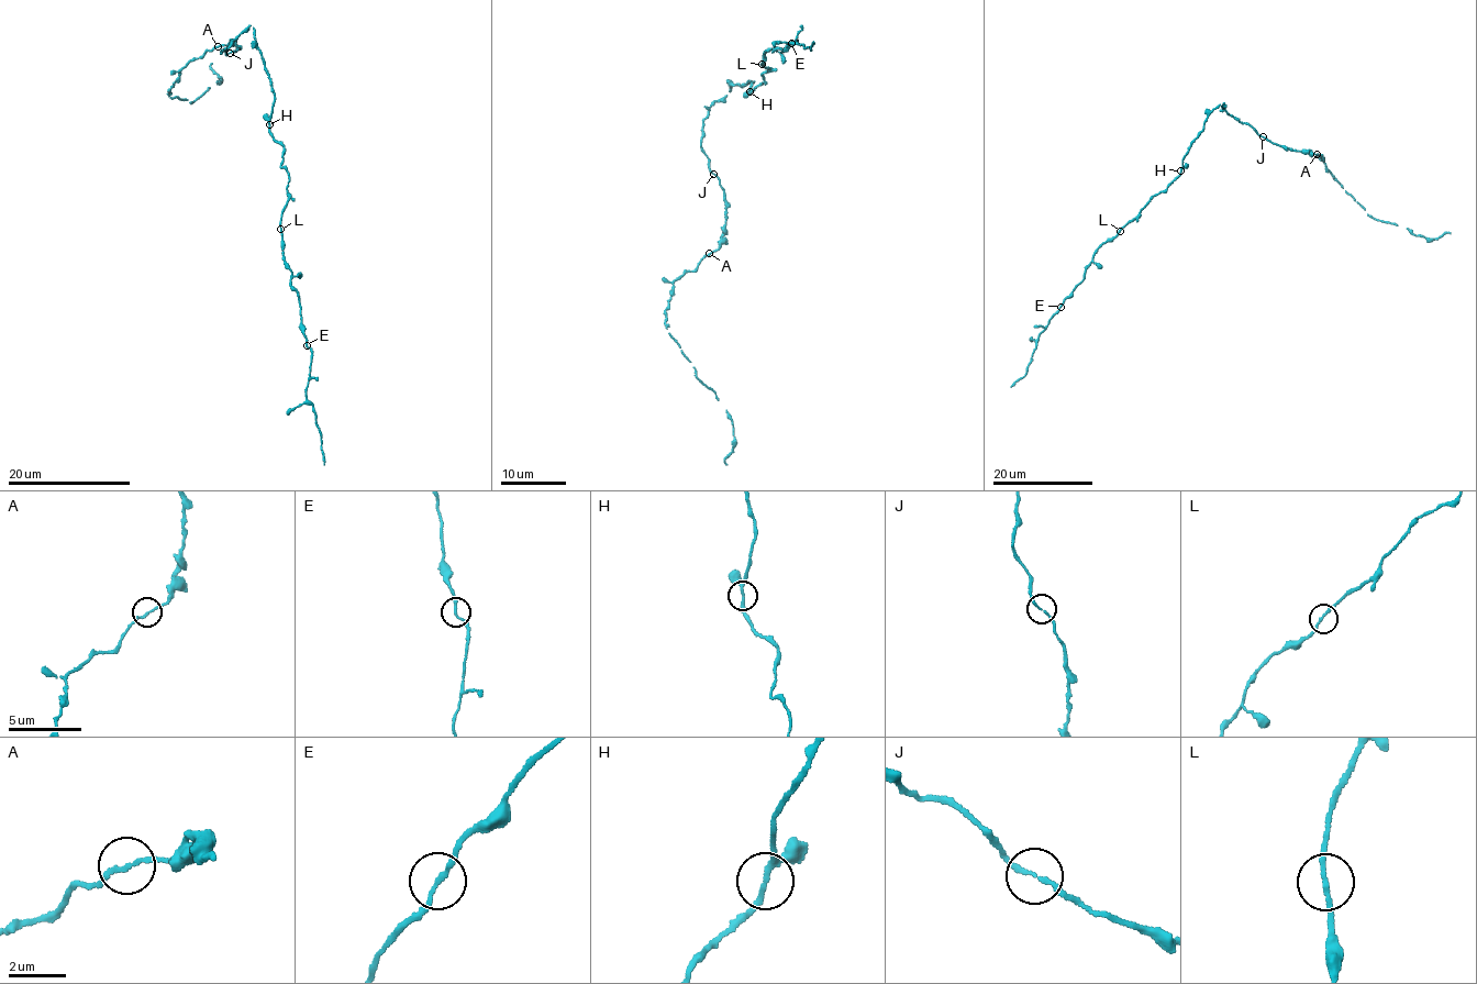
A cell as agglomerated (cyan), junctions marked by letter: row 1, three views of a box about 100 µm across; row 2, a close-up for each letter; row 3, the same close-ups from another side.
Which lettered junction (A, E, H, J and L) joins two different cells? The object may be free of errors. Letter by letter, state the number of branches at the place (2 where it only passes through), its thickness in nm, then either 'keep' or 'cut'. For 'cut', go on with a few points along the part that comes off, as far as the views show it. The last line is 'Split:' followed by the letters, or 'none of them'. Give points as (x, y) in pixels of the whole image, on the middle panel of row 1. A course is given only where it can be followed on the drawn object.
A: 2 | 150 nm | keep
E: 2 | 150 nm | keep
H: 3 | 180 nm | keep
J: 2 | 140 nm | keep
L: 2 | 170 nm | keep
Split: none of them

